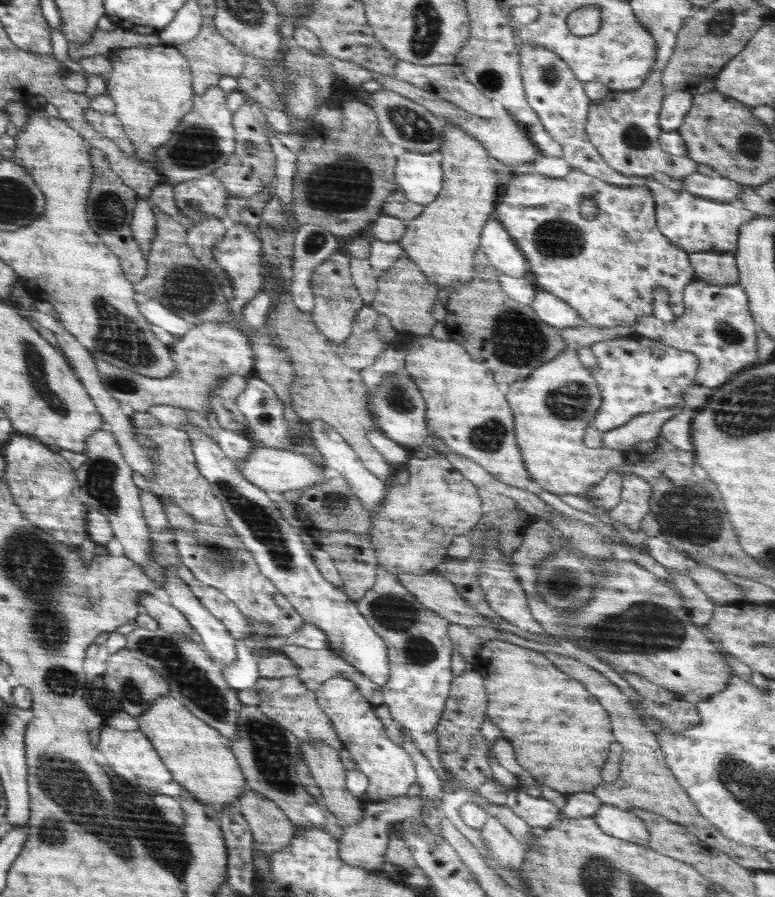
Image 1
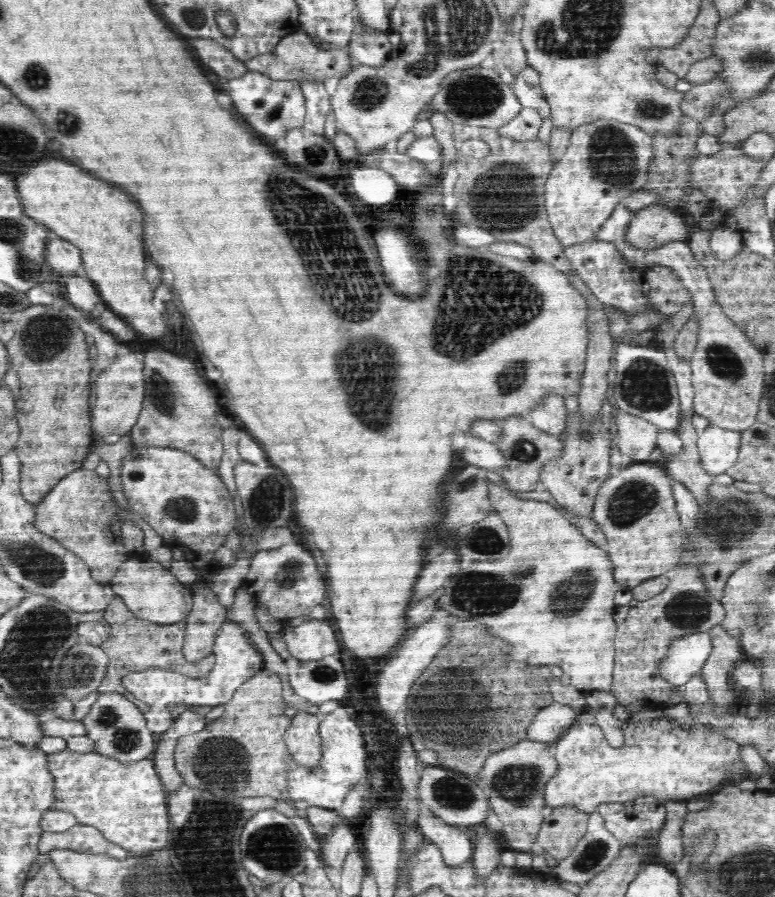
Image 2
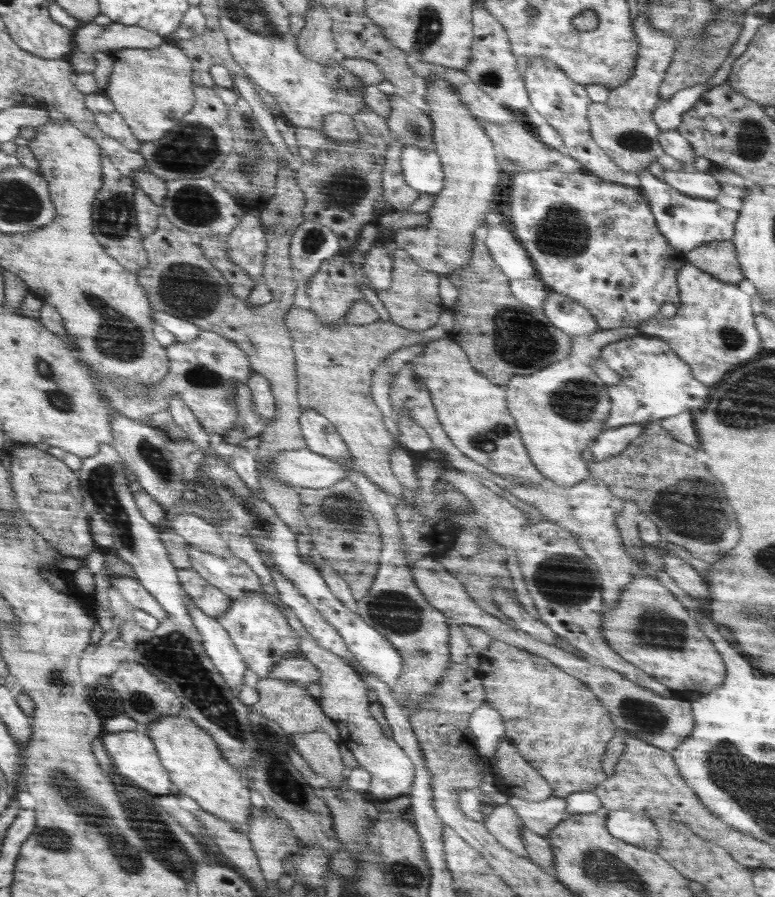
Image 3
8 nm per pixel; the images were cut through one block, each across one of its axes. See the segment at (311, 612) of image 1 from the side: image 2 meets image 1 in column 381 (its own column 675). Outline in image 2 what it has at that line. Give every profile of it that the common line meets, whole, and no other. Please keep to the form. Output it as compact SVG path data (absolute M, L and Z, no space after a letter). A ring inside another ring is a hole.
M693 632L674 639L658 668L659 676L670 685L680 687L702 670L712 650L707 632Z

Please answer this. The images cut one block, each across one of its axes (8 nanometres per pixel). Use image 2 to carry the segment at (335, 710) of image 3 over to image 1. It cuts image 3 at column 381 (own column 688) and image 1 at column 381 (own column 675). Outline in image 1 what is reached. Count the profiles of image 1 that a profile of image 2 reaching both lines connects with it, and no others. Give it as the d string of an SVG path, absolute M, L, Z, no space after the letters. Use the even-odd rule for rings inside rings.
M334 676L315 690L320 708L328 715L343 749L348 750L356 763L356 770L366 774L369 785L364 792L370 800L383 801L406 795L416 783L416 769L410 753L390 740L384 723L374 712L374 706L361 696L358 686L344 676Z

